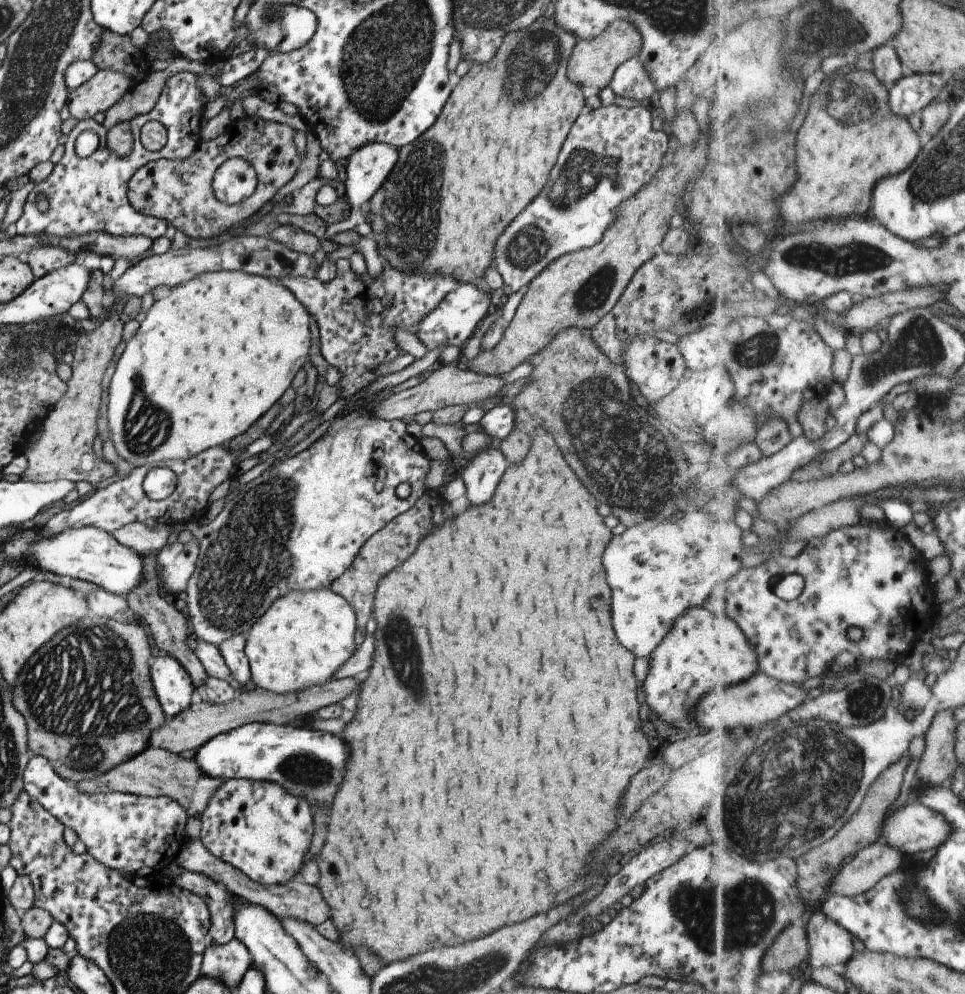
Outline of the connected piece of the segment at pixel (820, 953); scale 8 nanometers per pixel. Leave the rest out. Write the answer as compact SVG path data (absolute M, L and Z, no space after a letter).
M824 911L810 913L806 921L812 954L811 968L835 967L842 969L861 946L845 926L832 920Z

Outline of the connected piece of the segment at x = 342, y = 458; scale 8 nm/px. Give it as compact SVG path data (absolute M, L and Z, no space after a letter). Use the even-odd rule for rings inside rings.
M382 400L374 402L370 401L367 406L365 406L363 409L356 409L353 411L353 405L356 404L356 402L351 401L349 402L349 405L345 406L333 419L331 419L330 427L327 429L327 431L315 442L313 442L306 450L298 453L297 455L286 457L284 460L282 460L280 463L272 466L272 468L266 469L262 474L260 474L258 477L254 478L250 482L246 483L245 485L241 486L241 489L239 489L235 494L234 498L230 501L230 503L226 503L223 506L223 509L214 517L214 520L211 520L210 522L206 523L202 526L196 526L196 524L192 524L192 521L190 521L190 524L186 524L186 528L194 534L197 542L199 542L199 553L198 558L196 561L196 568L194 569L194 572L192 573L192 576L190 577L186 592L186 602L189 606L189 612L188 612L188 618L190 619L190 624L192 624L192 630L194 630L195 635L200 638L202 641L206 641L207 643L213 644L214 646L218 646L218 644L223 643L224 640L228 640L231 636L236 635L242 635L246 637L246 634L248 631L251 630L252 625L255 624L256 621L259 620L259 618L266 612L266 610L269 609L269 606L276 602L277 598L280 598L280 596L284 596L288 593L294 593L294 592L304 592L310 589L319 589L320 587L329 587L331 586L331 582L334 582L336 580L336 577L339 577L351 564L352 561L356 558L356 555L358 554L358 551L364 546L364 543L373 535L376 534L381 528L384 528L391 520L394 520L394 518L400 516L401 514L404 514L409 508L412 508L412 506L415 505L415 502L422 496L426 488L424 486L424 481L426 478L426 474L428 474L428 469L430 468L429 461L430 458L425 454L425 451L416 438L414 438L408 431L407 431L407 425L404 420L400 419L394 419L394 420L384 420L383 418L377 417L376 415L373 415L372 408L375 406L375 404L378 404L378 402L382 402ZM402 482L408 482L410 486L412 487L412 493L410 496L406 499L401 499L396 495L396 487L399 484L402 484Z

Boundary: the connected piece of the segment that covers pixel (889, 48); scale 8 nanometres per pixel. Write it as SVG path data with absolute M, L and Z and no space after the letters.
M893 43L882 45L874 51L873 65L878 78L885 82L889 89L908 74Z

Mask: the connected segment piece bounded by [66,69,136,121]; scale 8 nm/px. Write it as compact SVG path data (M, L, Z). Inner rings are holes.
M99 69L90 80L69 91L66 106L68 106L71 116L79 121L93 118L98 112L107 111L111 106L114 106L135 82L136 80L133 77L120 71Z

